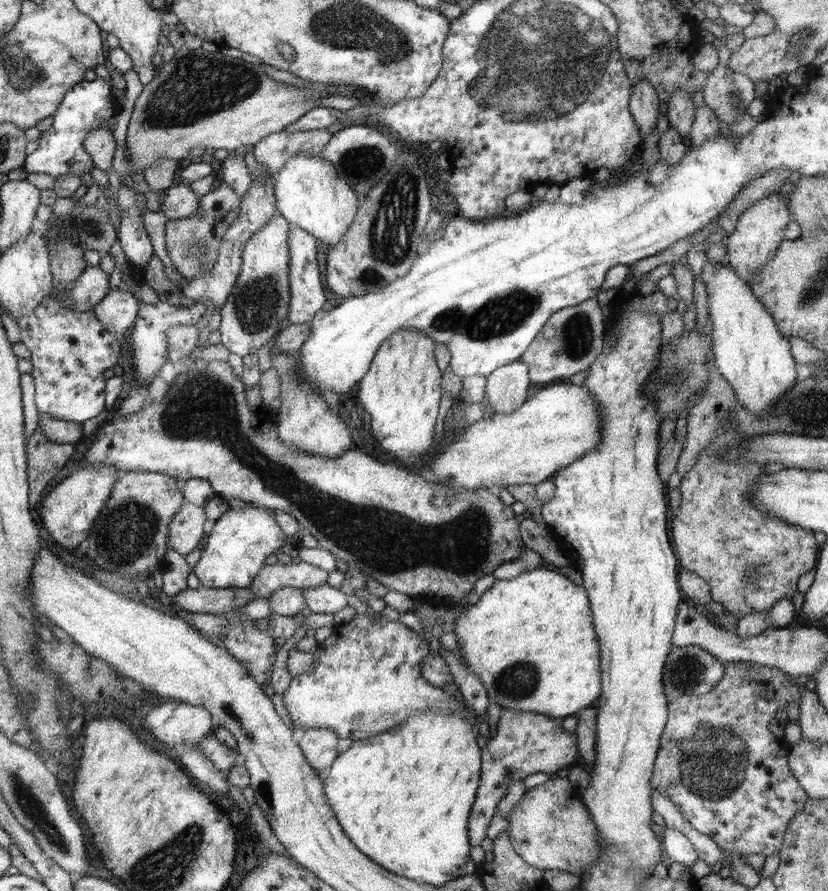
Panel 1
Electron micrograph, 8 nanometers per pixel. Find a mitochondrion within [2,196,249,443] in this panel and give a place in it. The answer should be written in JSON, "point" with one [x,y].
{"point":[195,253]}

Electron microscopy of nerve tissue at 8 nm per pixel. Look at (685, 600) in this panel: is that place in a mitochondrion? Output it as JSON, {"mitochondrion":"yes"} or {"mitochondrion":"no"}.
{"mitochondrion":"no"}

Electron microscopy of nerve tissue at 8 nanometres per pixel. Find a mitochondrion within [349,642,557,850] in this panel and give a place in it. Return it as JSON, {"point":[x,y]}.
{"point":[520,680]}

